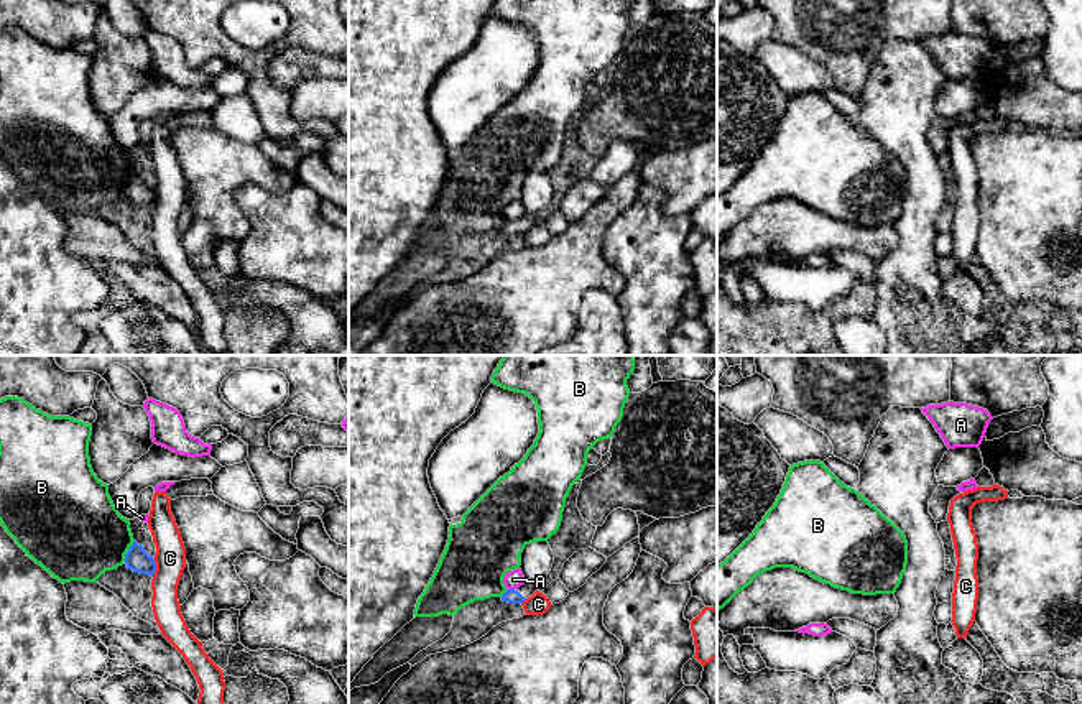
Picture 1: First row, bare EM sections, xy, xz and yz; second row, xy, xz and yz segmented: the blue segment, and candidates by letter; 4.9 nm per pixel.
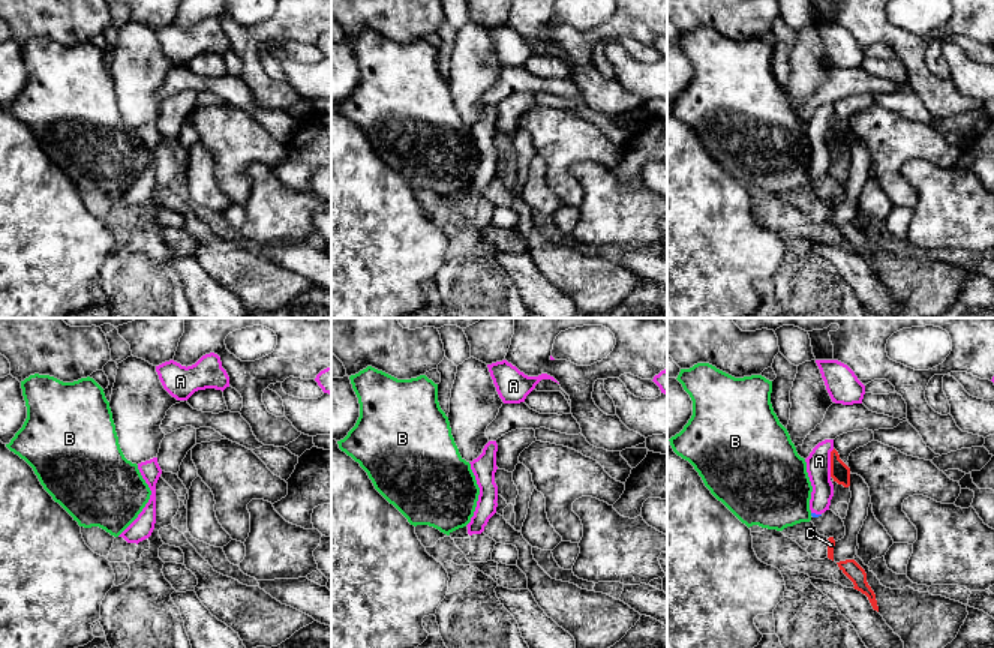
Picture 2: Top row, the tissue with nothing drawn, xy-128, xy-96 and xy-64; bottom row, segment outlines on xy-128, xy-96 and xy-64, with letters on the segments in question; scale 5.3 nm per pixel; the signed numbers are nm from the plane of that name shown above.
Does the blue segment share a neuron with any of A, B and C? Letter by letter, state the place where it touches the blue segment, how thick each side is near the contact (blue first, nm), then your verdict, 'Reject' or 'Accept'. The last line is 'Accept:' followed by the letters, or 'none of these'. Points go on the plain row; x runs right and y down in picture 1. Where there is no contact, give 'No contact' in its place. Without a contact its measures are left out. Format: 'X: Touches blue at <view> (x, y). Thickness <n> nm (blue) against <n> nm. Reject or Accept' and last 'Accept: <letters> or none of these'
A: Touches blue at xz (512, 221). Thickness 70 nm (blue) against 90 nm. Reject
B: Touches blue at xy (129, 183). Thickness 120 nm (blue) against 420 nm. Reject
C: Touches blue at xy (155, 199). Thickness 120 nm (blue) against 150 nm. Reject
Accept: none of these

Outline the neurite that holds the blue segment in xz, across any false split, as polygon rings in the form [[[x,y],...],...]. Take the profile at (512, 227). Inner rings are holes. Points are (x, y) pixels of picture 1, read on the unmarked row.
[[[525,212],[525,215],[520,217],[518,220],[506,220],[506,224],[502,227],[502,232],[508,235],[523,235],[536,222],[538,222],[538,214]]]

